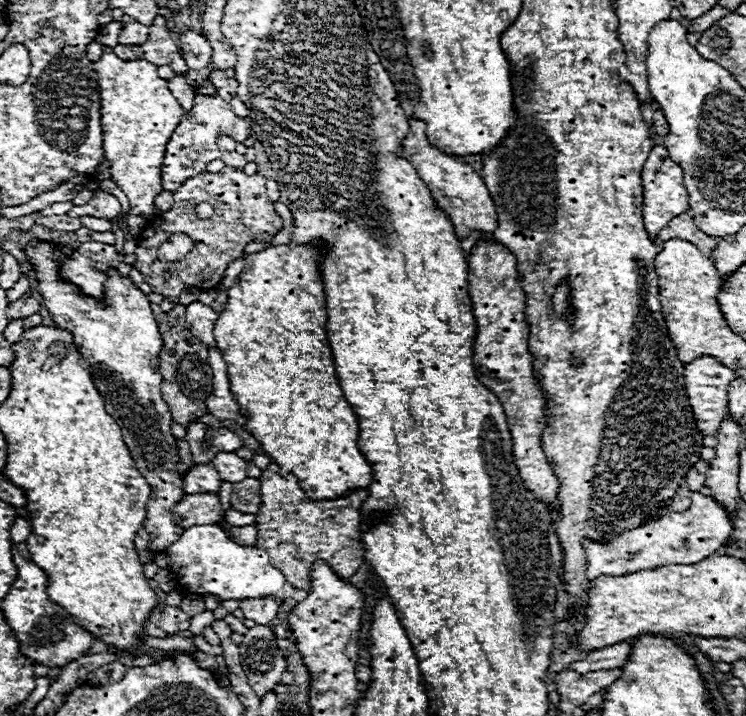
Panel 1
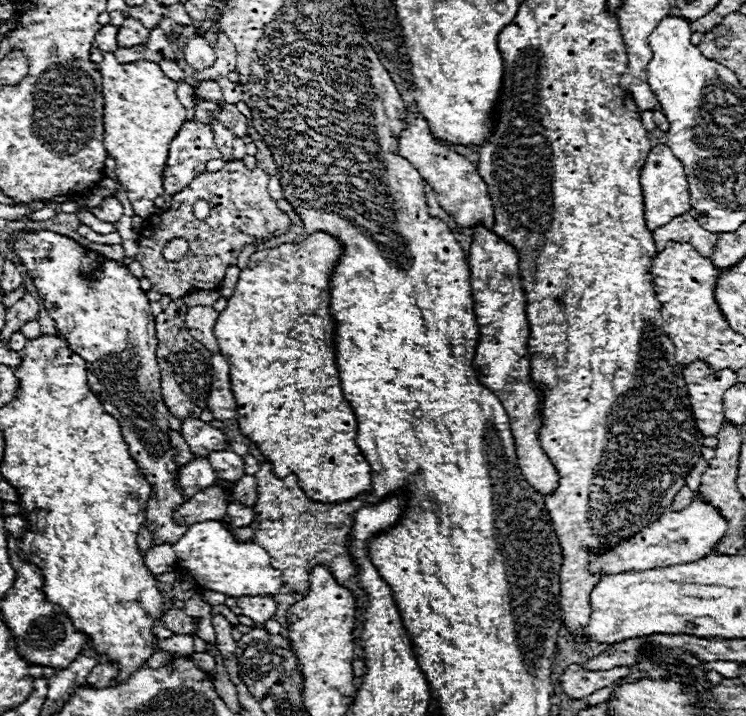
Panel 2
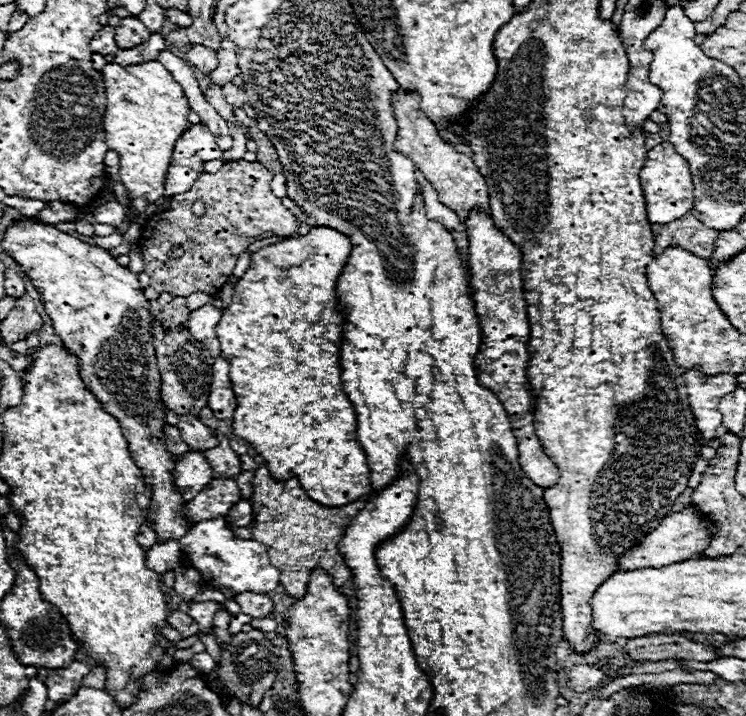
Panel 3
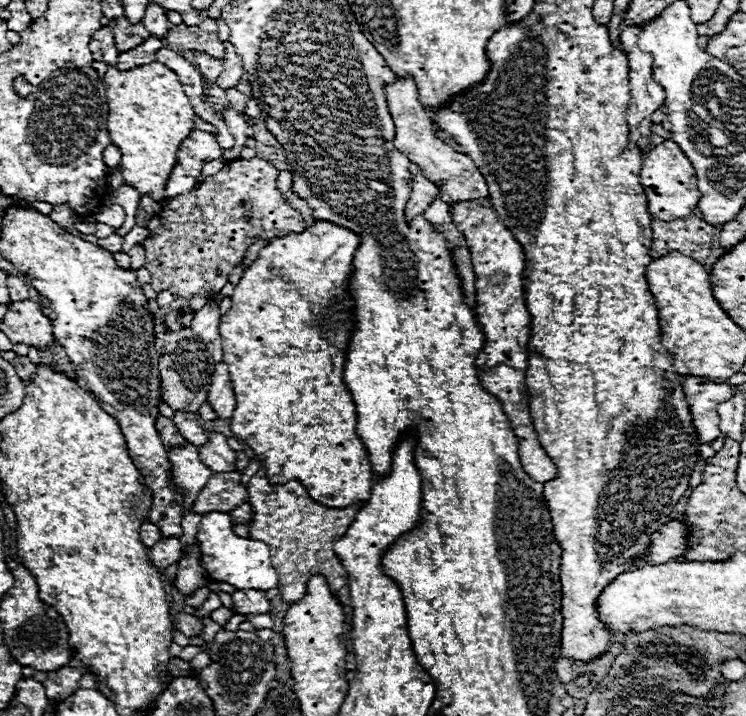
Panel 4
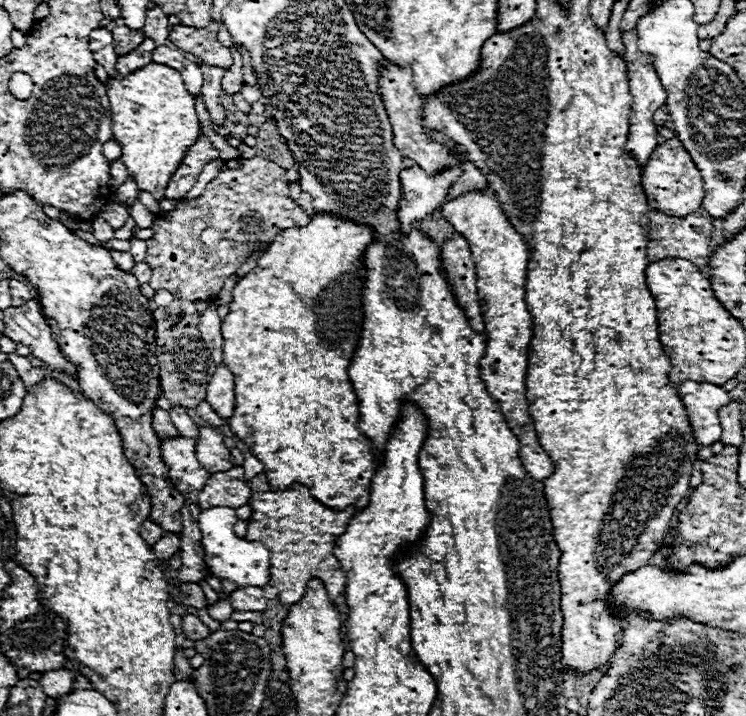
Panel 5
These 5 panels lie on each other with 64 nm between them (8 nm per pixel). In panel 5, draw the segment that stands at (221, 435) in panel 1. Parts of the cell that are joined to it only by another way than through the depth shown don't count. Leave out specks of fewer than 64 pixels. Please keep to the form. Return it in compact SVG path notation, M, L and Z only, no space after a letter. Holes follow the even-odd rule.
M172 406L170 410L170 420L172 424L180 430L180 434L188 436L188 438L198 438L198 428L196 422L186 414L186 410L182 406Z

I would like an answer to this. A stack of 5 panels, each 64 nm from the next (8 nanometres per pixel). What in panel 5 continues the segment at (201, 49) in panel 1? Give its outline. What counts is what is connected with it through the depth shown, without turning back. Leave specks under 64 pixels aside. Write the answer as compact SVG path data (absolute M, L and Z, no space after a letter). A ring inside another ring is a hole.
M200 64L202 74L204 74L204 86L202 86L202 96L206 102L206 108L212 116L212 122L216 126L224 126L226 124L226 108L222 106L222 76L224 70L214 68L214 66L204 66Z

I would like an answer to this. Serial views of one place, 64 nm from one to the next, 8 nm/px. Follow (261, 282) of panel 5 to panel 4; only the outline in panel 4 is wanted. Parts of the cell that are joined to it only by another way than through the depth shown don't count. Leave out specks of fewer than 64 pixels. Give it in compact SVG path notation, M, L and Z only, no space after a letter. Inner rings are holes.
M316 220L304 232L274 238L260 250L258 260L244 270L232 294L232 308L220 322L224 362L230 368L236 394L236 408L230 418L234 436L260 456L274 486L298 480L316 502L330 508L368 502L374 482L366 446L356 434L356 406L342 378L346 350L356 326L348 282L358 246L360 236L356 232L326 220Z

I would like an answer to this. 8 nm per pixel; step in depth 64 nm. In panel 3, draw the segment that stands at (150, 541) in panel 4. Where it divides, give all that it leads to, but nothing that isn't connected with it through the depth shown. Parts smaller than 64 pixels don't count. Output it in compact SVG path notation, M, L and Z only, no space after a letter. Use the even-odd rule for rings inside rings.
M142 526L140 528L140 534L138 534L138 542L142 544L142 548L144 550L148 550L148 548L152 548L154 544L156 544L156 540L158 540L158 536L156 536L156 532L150 528L150 526Z

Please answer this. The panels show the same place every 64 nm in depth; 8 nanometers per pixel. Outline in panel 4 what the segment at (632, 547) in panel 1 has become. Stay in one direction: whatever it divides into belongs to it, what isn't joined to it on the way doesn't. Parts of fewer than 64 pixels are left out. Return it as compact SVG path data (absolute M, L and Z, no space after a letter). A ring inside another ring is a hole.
M676 516L652 536L652 546L648 548L648 554L642 558L642 562L666 564L670 560L680 558L680 554L684 554L684 546L686 546L686 528L682 516Z

